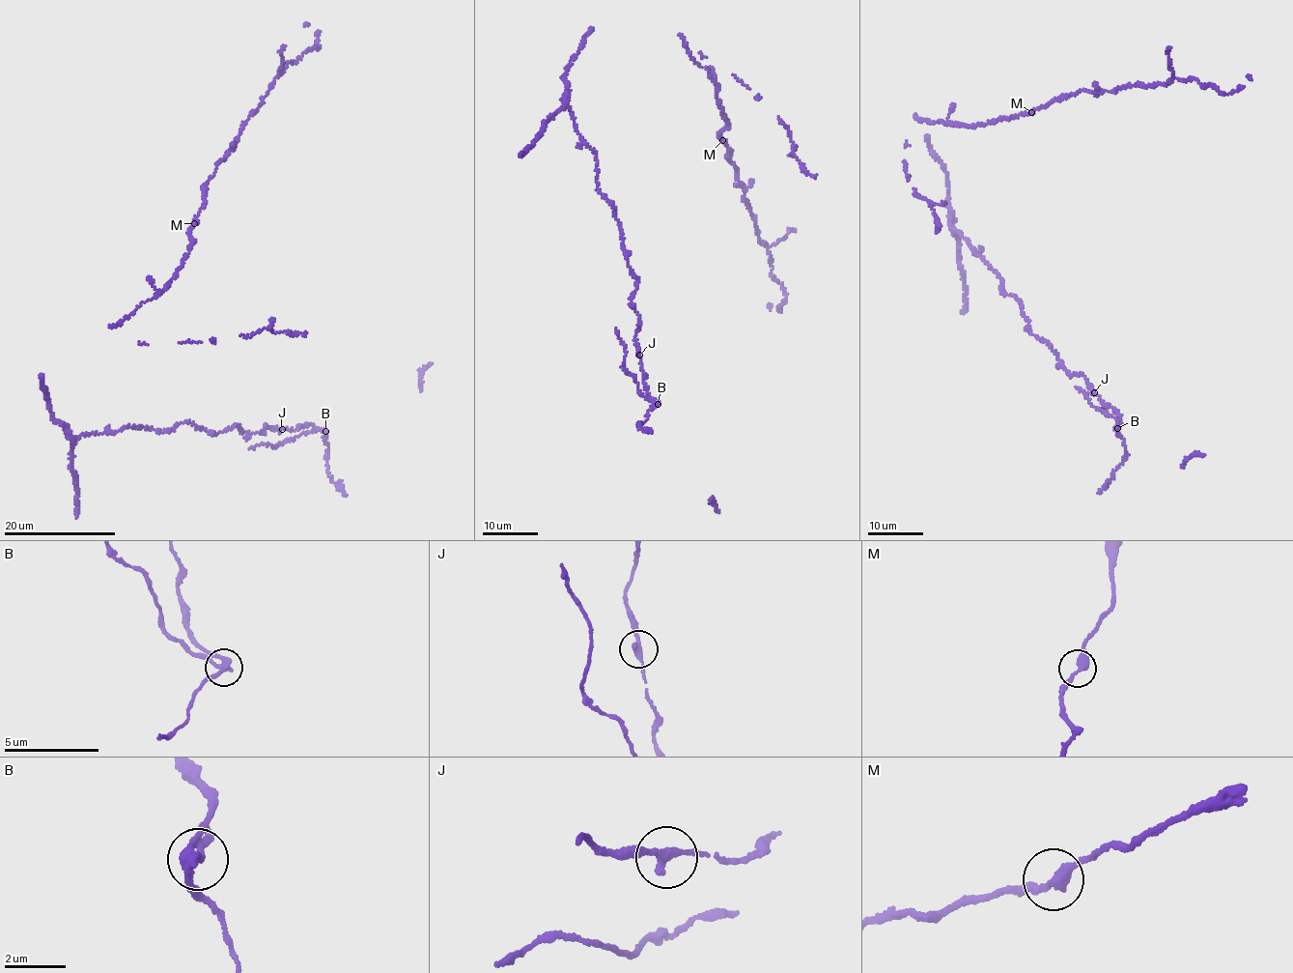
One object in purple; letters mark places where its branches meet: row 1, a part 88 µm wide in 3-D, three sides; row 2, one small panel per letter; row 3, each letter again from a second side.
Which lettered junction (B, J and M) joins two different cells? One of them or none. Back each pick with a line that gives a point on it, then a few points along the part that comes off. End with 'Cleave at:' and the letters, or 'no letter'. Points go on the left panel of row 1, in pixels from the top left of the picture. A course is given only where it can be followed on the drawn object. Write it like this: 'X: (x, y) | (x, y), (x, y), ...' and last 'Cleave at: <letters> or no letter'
B: (325, 431) | (325, 431), (313, 430), (274, 447), (261, 443), (250, 449)
Cleave at: B

